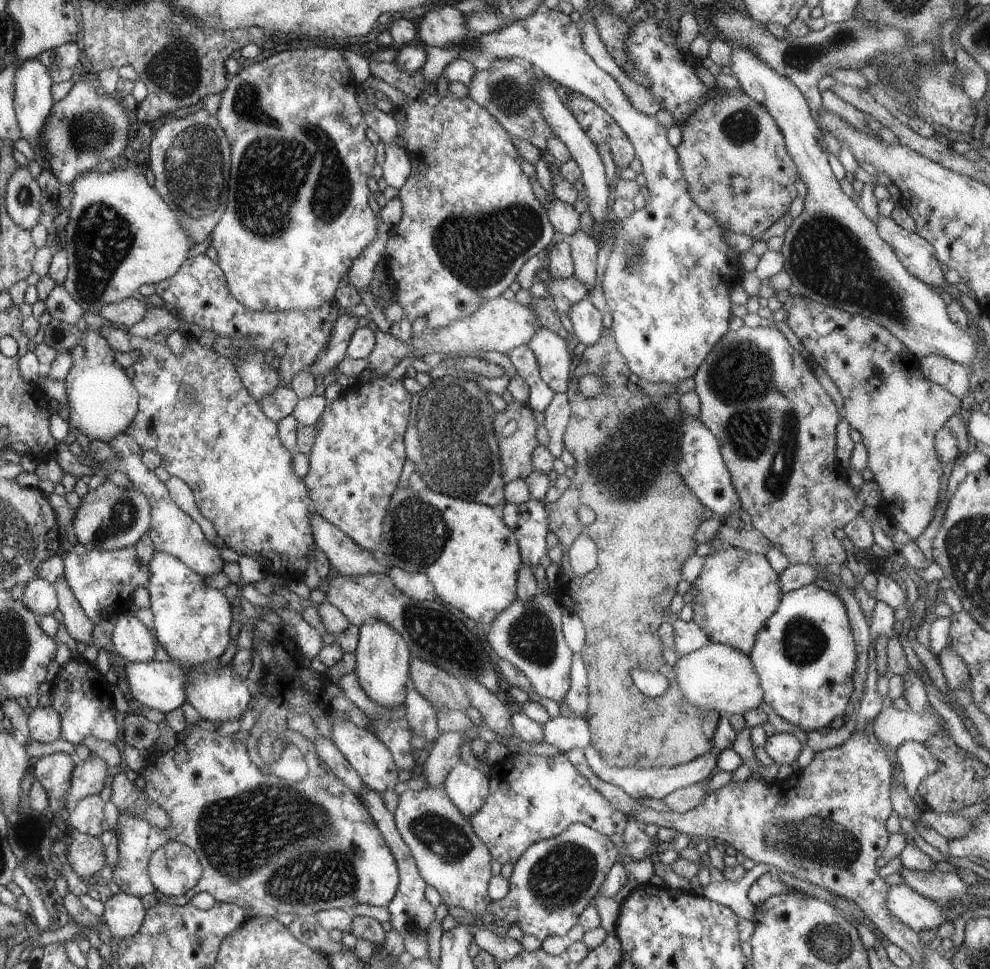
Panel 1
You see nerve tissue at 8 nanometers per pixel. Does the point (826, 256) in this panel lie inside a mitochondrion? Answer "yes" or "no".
yes

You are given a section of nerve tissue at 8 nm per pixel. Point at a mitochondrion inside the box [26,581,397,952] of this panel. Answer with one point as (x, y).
(292, 841)

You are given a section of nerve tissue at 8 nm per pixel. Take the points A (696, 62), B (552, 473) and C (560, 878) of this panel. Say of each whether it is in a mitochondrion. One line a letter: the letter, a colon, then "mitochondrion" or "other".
A: other
B: other
C: mitochondrion

